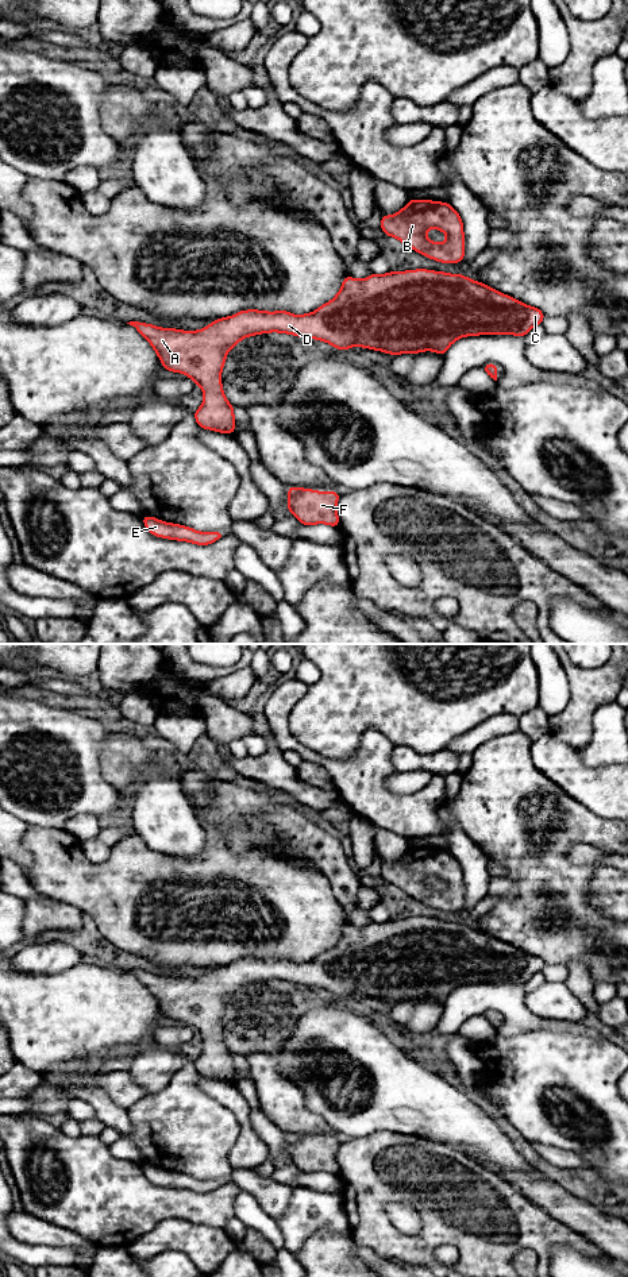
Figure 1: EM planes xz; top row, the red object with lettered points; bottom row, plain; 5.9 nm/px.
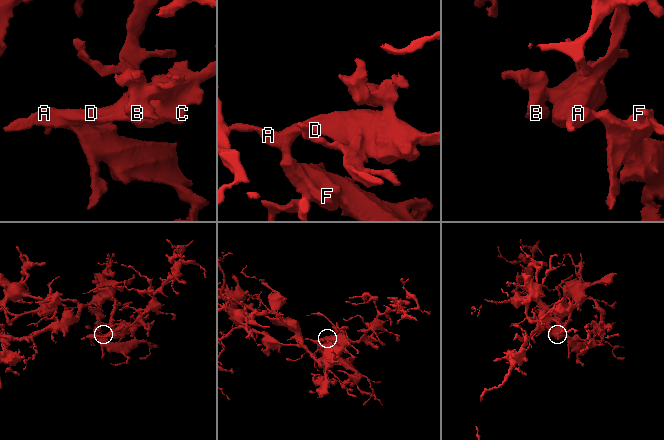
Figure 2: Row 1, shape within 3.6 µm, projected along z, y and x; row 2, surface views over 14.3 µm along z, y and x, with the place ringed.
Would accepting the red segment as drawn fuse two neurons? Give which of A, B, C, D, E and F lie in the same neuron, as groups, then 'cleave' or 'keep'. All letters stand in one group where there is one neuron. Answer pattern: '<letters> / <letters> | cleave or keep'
A B C D E F | keep

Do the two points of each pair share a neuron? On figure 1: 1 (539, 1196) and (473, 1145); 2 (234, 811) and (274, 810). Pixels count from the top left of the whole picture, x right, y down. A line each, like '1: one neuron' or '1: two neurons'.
1: two neurons
2: one neuron

